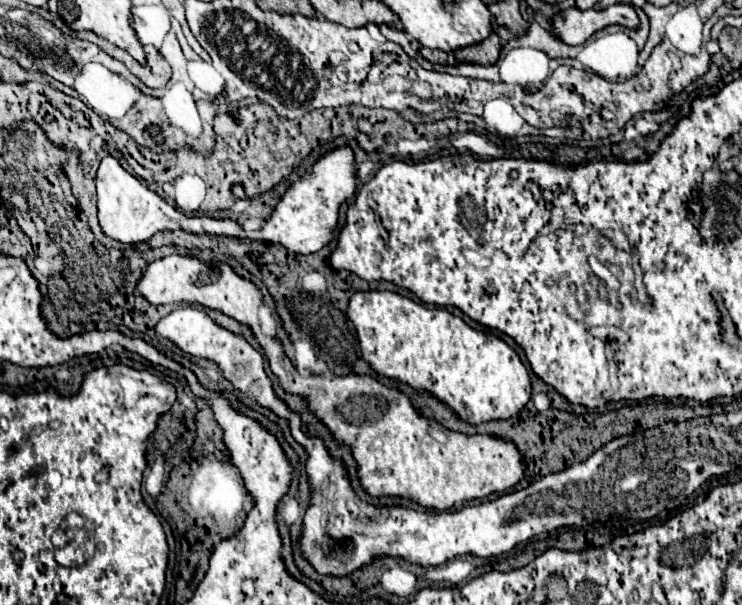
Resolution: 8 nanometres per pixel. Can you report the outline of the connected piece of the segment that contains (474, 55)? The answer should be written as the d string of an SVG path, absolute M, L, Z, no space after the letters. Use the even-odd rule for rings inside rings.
M491 32L485 40L481 40L479 44L473 46L465 46L453 52L453 60L455 62L479 62L479 64L493 64L499 58L499 50L501 50L501 40L495 32Z

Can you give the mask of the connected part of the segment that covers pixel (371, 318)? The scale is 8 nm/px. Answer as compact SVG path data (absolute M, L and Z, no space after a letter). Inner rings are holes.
M389 290L355 292L347 308L361 340L361 354L381 376L427 390L471 424L511 418L531 398L527 368L497 334L473 330L443 308L427 308Z

